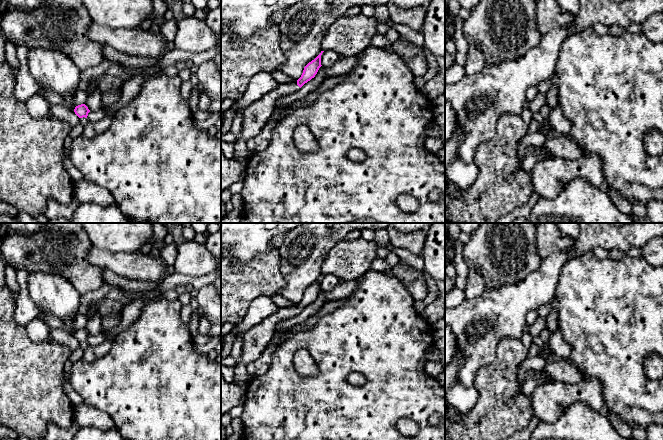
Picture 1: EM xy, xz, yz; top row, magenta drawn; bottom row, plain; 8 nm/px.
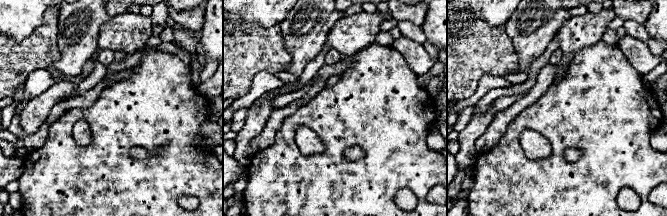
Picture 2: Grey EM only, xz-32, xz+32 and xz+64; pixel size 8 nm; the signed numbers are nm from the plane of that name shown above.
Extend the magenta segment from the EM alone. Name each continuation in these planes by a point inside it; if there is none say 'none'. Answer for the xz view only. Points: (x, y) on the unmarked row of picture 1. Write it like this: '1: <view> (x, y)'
1: xz (256, 339)

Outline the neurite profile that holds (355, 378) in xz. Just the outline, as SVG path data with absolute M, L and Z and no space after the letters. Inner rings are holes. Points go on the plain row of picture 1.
M353 372L347 376L347 382L351 385L363 385L366 383L366 377L358 372Z

